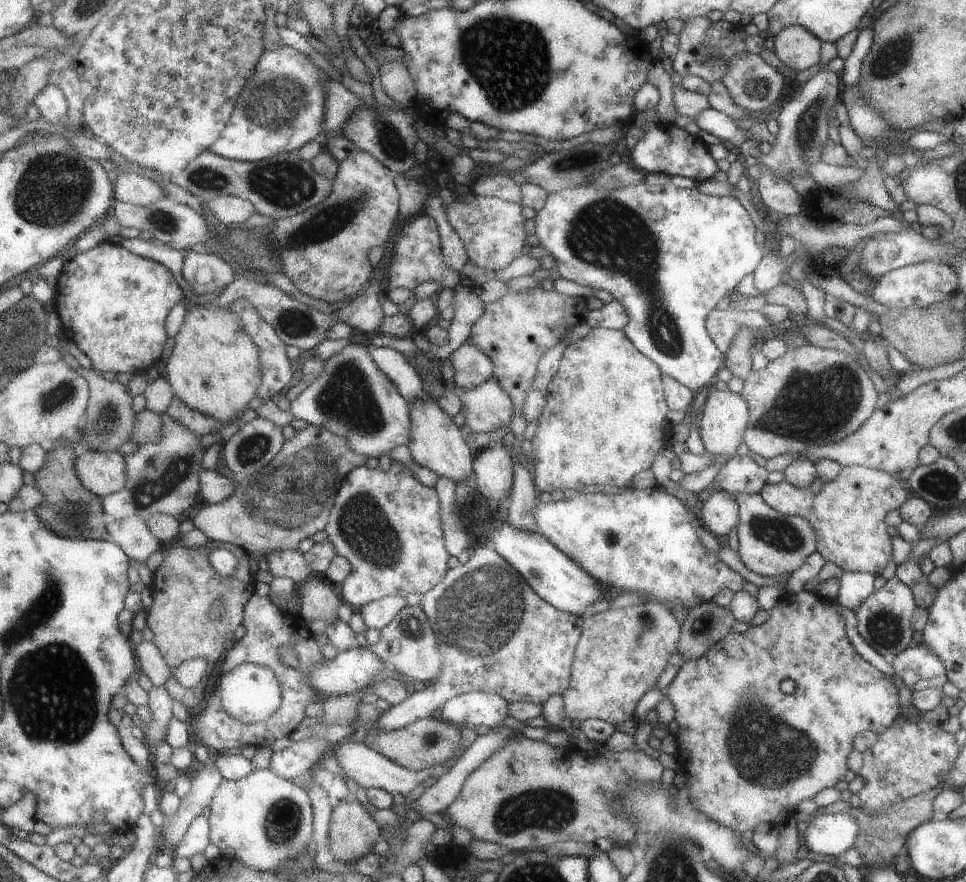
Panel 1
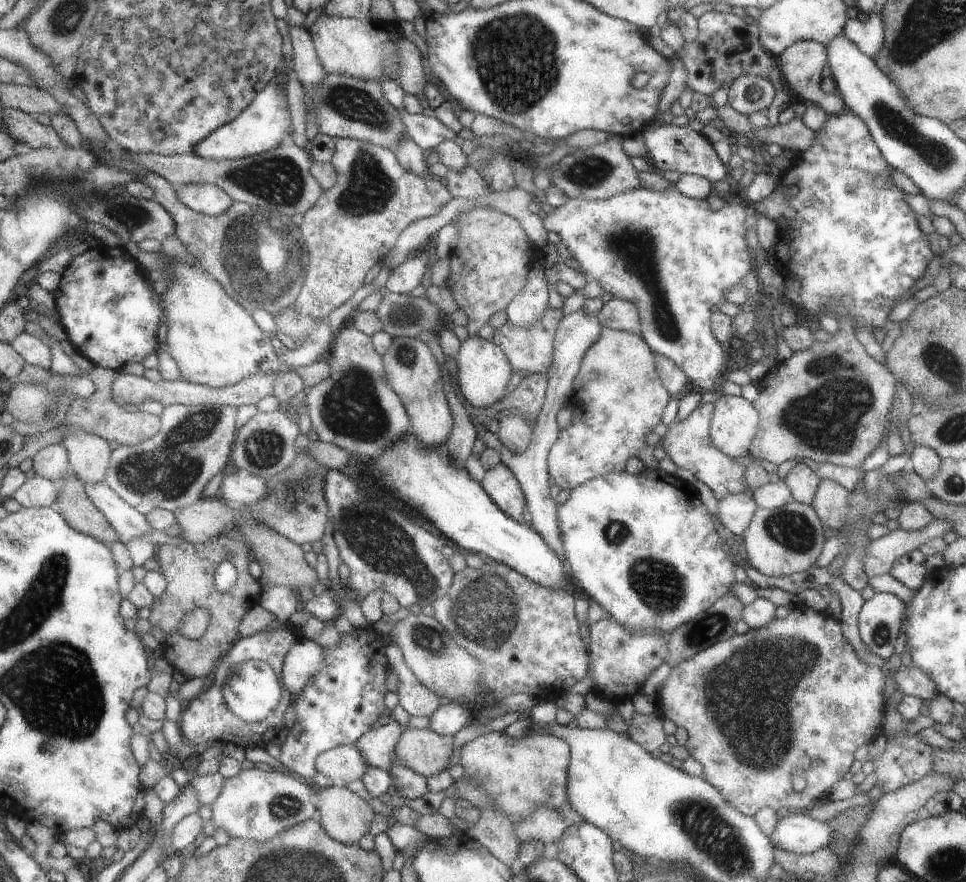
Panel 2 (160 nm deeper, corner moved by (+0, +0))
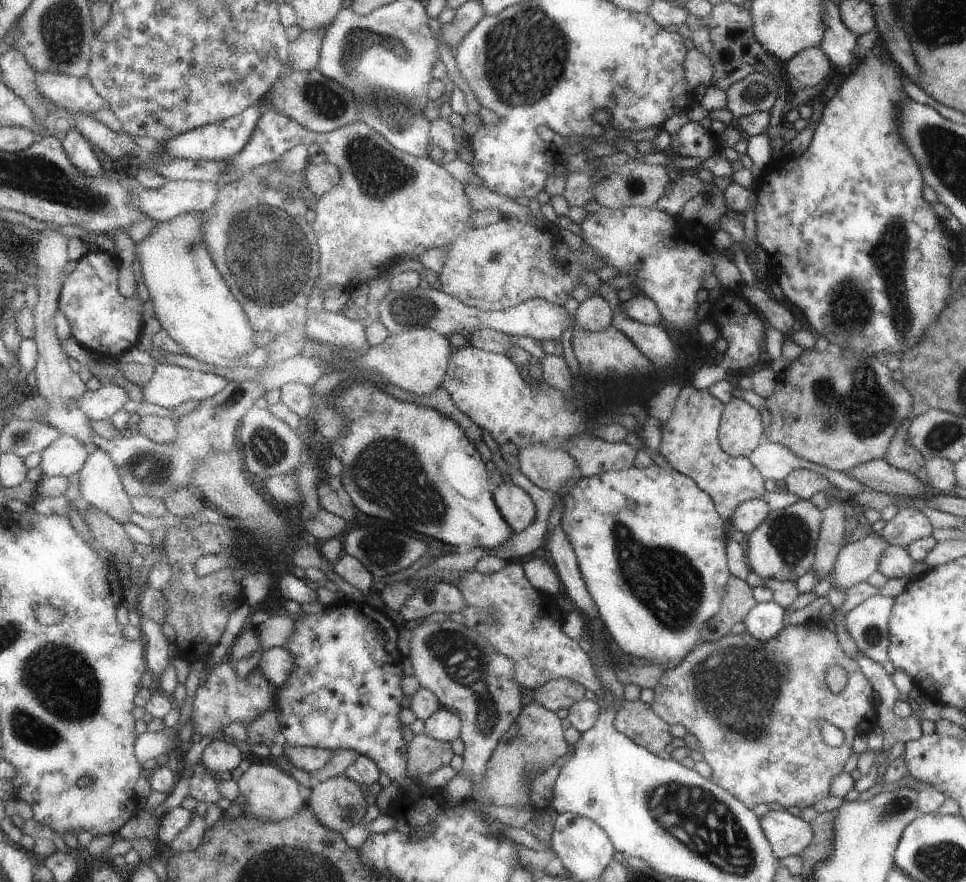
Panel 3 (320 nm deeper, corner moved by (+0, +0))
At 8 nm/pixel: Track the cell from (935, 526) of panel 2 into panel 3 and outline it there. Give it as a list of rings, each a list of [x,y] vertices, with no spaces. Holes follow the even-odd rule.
[[[873,532],[858,541],[842,545],[829,574],[830,586],[844,591],[863,582],[876,570],[876,560],[887,545]]]

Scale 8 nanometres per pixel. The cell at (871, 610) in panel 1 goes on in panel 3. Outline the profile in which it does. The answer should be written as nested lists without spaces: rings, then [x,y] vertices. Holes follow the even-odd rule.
[[[879,594],[859,602],[843,615],[845,632],[858,647],[858,652],[882,665],[886,661],[887,617],[893,598]]]

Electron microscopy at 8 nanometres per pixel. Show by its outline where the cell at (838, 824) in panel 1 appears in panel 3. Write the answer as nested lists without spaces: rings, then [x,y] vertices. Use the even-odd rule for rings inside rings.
[[[783,808],[765,811],[758,818],[758,823],[777,861],[785,856],[797,855],[812,835],[805,821]]]

